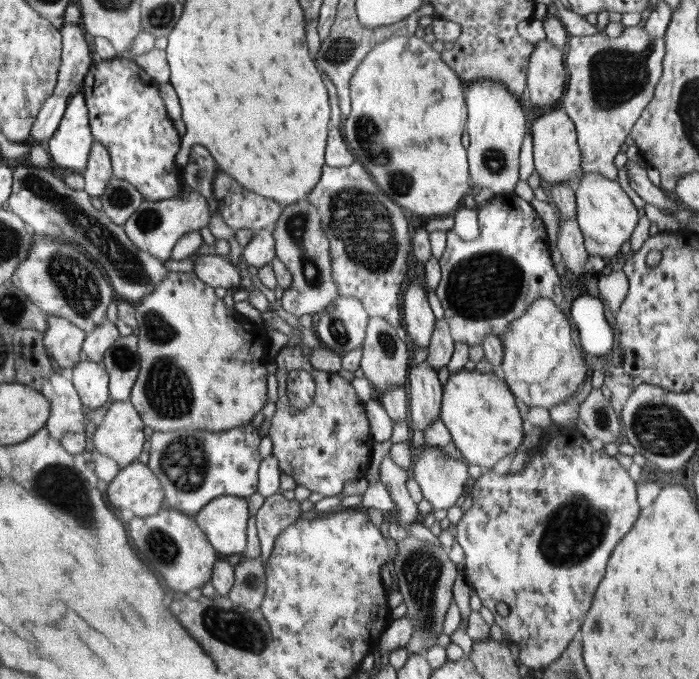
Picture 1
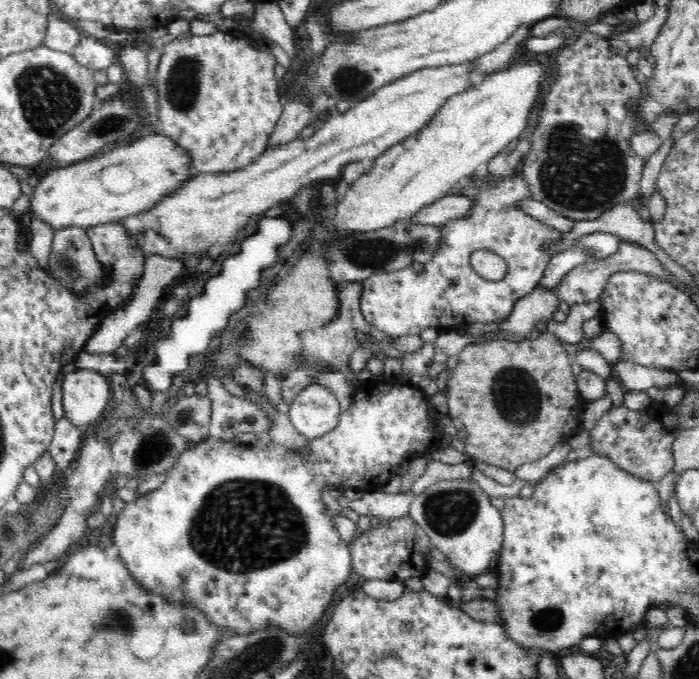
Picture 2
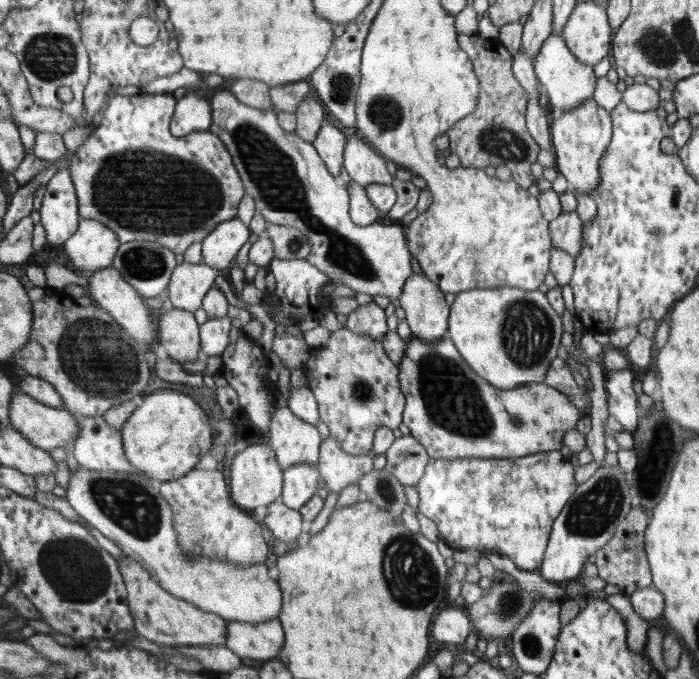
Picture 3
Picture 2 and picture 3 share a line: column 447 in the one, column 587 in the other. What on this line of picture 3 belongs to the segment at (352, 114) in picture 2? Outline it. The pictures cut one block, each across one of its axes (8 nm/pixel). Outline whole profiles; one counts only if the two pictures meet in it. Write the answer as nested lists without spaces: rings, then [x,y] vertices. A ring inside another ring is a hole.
[[[552,35],[543,42],[533,66],[540,86],[548,93],[553,114],[571,111],[587,103],[594,95],[597,76],[593,66],[580,61],[560,35]]]

